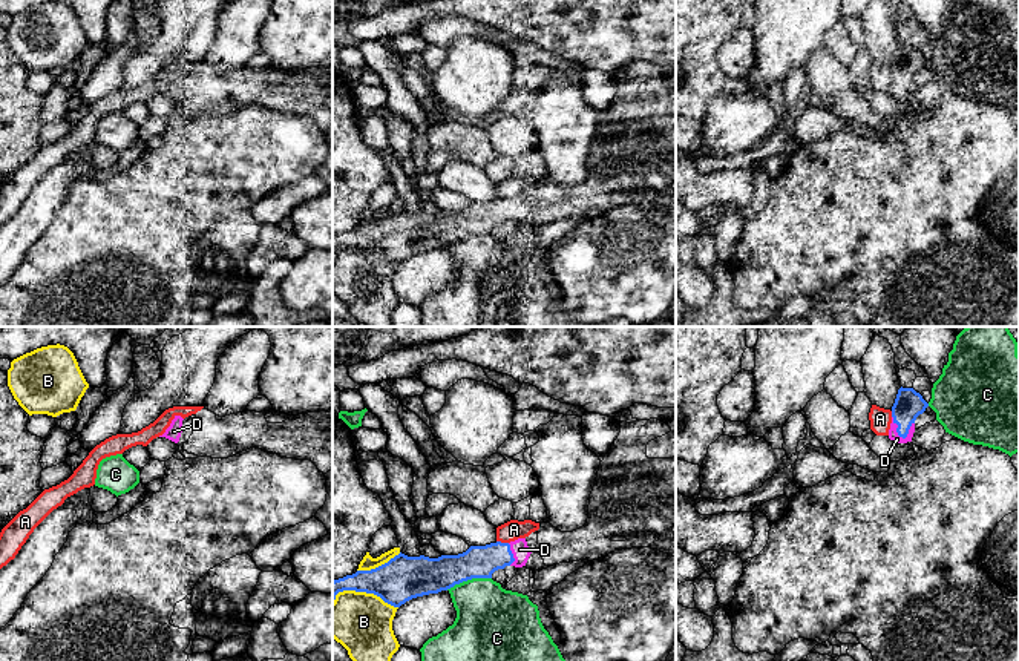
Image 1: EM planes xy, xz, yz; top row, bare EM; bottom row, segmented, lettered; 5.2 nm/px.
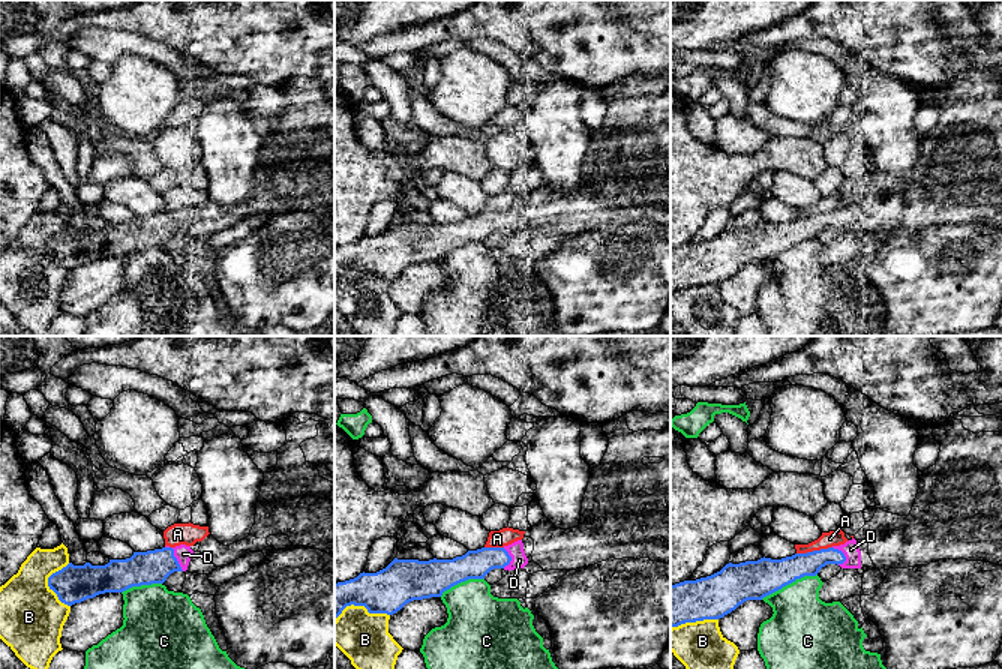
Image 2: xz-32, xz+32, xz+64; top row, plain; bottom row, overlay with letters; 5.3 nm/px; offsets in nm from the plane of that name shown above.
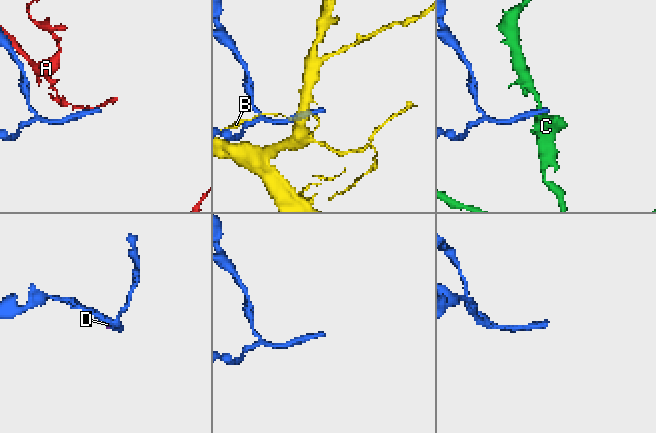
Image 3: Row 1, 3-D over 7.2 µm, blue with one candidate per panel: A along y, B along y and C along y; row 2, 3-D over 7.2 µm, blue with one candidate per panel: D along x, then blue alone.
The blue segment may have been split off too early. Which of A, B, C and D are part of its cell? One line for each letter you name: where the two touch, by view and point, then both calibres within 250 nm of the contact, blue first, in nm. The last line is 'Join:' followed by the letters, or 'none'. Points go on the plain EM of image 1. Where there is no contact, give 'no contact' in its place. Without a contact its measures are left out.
D: yz (897, 85) | 150/50 nm
Join: D

